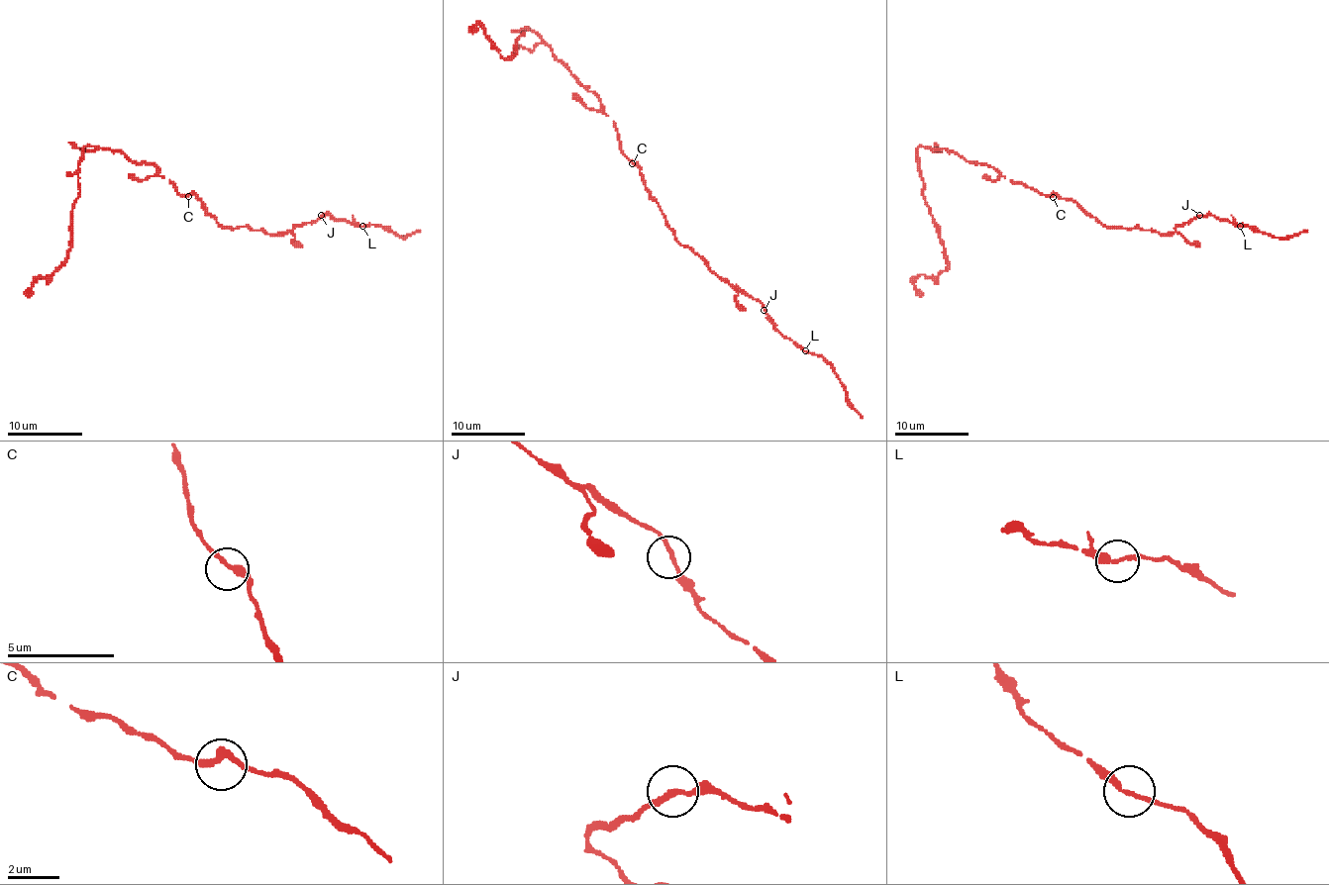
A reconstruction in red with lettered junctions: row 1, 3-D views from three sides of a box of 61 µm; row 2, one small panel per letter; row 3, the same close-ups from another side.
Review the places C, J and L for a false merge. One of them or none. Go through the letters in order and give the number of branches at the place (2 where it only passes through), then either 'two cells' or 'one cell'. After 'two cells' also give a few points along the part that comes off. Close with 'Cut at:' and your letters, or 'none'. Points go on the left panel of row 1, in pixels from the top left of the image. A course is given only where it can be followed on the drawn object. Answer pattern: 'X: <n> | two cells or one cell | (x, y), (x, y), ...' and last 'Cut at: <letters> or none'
C: 2 | one cell
J: 2 | one cell
L: 2 | one cell
Cut at: none

